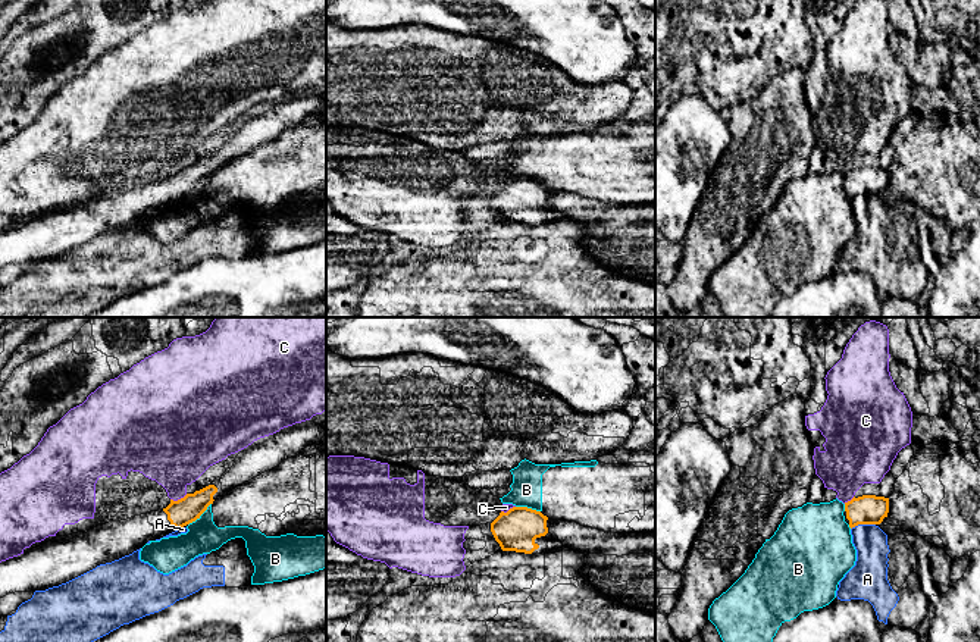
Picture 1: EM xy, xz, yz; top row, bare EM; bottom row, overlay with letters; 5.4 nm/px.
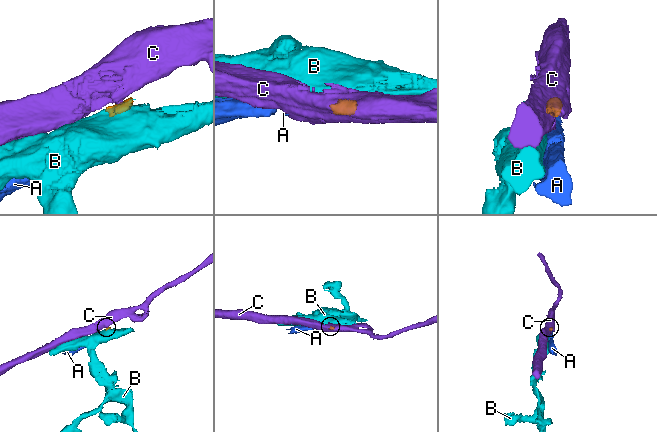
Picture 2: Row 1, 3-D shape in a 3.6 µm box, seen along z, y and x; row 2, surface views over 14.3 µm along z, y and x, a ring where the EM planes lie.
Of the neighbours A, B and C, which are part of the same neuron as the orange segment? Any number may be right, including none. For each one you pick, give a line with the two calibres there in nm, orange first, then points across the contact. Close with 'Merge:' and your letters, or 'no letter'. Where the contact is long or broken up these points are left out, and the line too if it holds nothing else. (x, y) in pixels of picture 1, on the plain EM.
Merge: no letter

